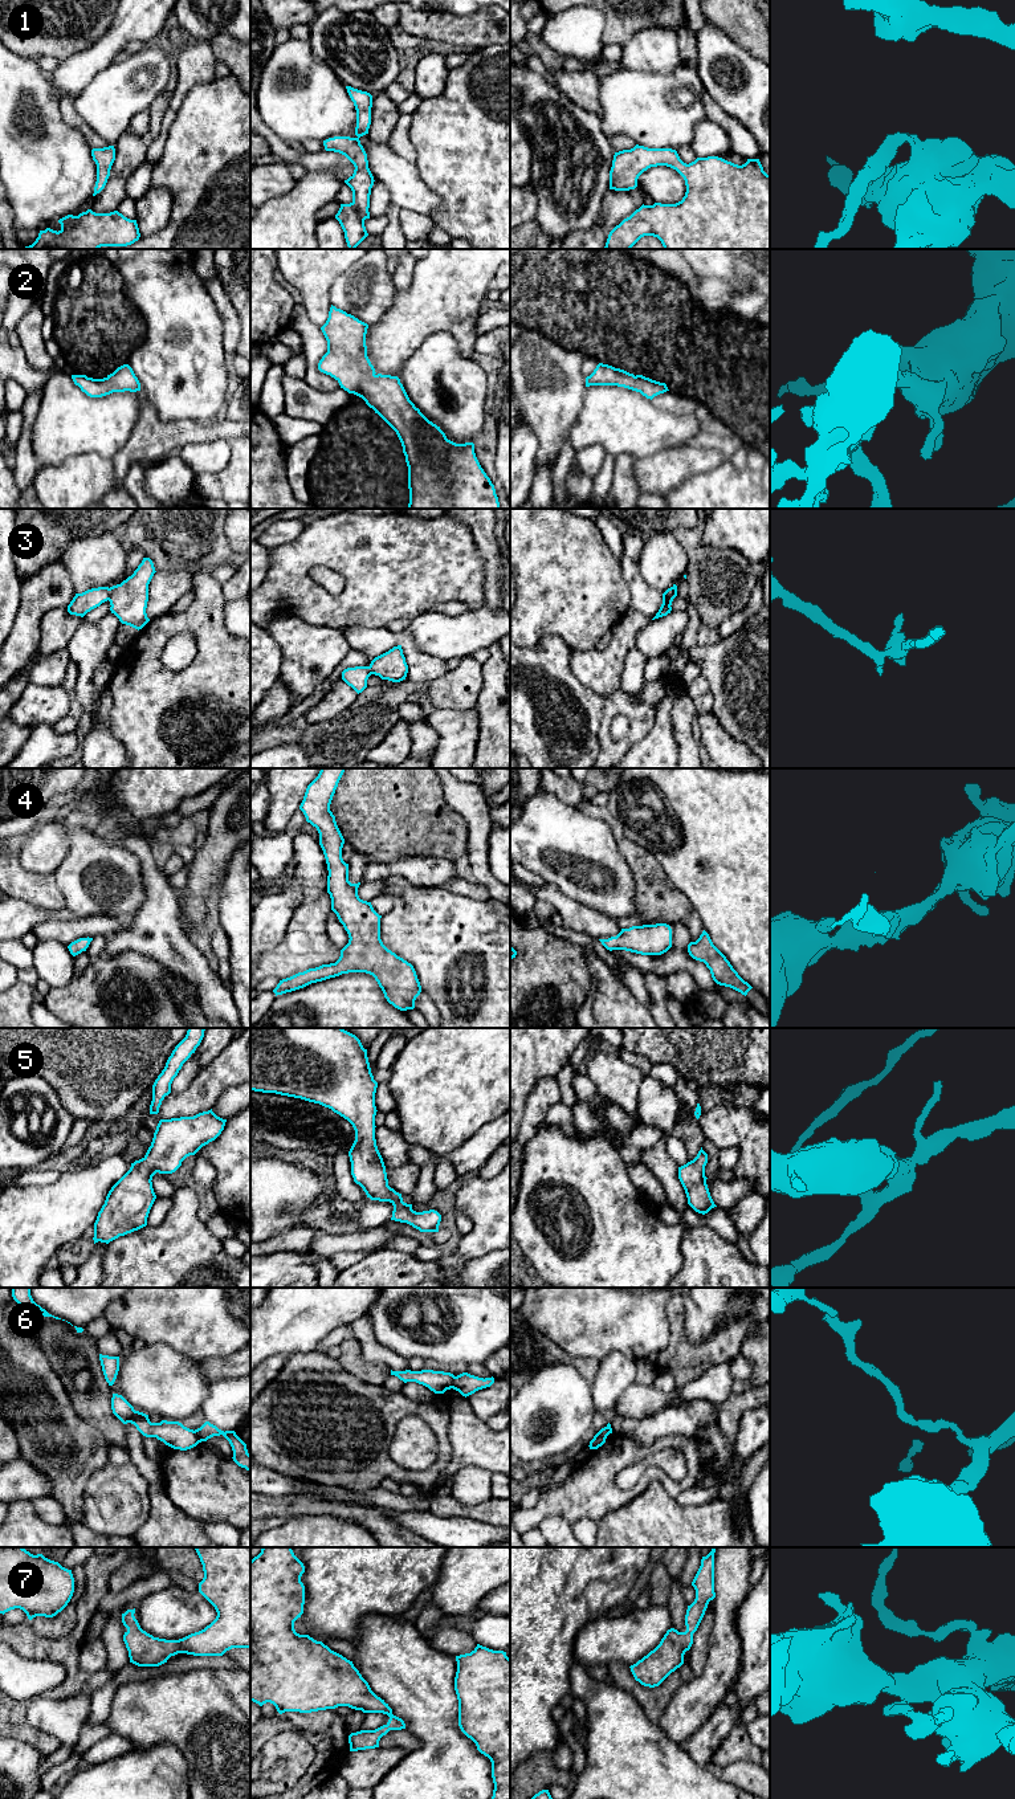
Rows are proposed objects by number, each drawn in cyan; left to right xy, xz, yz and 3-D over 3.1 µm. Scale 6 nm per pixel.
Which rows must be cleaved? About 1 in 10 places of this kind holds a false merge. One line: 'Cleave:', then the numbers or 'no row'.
Cleave: 3, 6

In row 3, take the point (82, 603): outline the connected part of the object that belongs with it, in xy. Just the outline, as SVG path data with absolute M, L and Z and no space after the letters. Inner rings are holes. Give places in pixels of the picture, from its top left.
M98 587L87 590L82 593L76 593L70 604L68 605L68 612L70 615L83 617L91 609L99 607L102 603L107 601L110 596L109 587Z

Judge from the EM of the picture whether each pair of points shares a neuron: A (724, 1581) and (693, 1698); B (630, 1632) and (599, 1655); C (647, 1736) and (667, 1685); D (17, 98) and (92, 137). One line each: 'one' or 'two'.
A: one
B: one
C: two
D: two

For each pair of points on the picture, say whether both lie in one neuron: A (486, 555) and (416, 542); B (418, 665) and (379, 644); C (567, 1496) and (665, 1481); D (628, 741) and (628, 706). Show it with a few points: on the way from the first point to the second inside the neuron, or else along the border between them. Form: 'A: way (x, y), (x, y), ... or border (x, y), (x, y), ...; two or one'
A: border (467, 525), (482, 562), (484, 584); two
B: way (412, 655), (400, 641), (390, 641); one
C: way (591, 1496), (628, 1496), (641, 1485); one
D: way (635, 733), (635, 714); one

